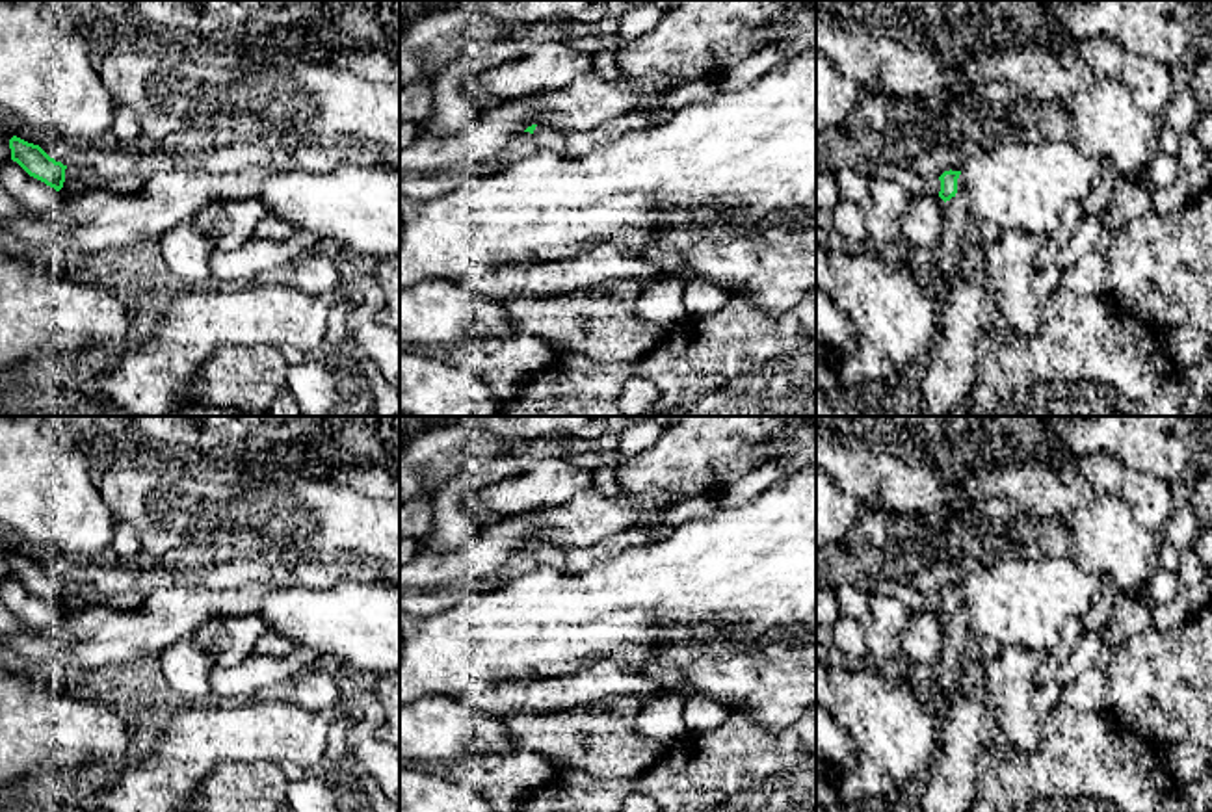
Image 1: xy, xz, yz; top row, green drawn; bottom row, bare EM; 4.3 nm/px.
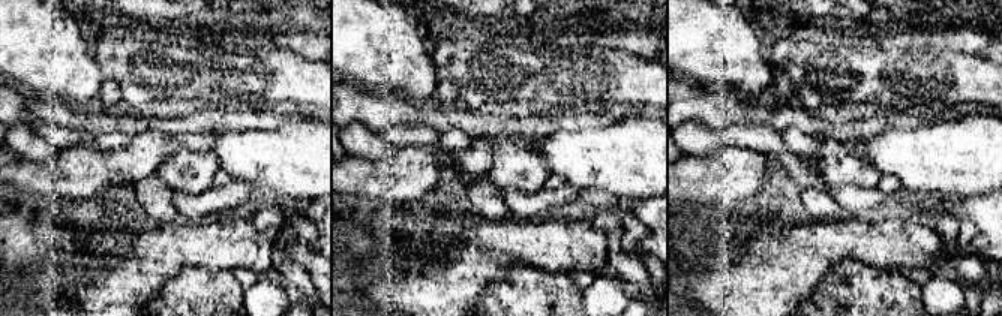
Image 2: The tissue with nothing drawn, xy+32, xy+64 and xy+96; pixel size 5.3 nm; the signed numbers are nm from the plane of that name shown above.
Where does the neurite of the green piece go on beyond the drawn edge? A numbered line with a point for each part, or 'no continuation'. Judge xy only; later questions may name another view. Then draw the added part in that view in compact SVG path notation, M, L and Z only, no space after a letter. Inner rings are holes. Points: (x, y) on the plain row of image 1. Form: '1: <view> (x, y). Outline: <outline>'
no continuation

